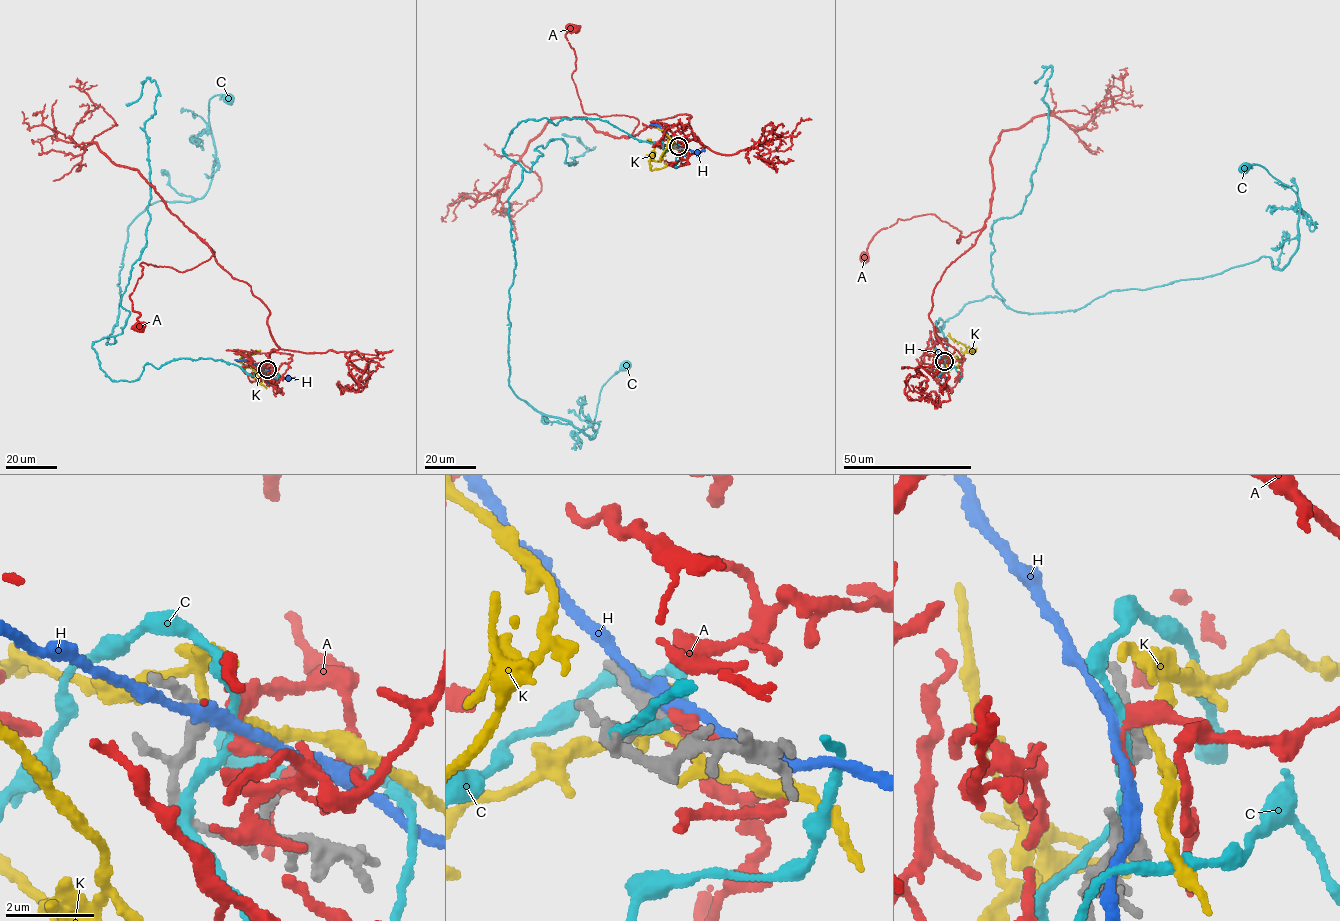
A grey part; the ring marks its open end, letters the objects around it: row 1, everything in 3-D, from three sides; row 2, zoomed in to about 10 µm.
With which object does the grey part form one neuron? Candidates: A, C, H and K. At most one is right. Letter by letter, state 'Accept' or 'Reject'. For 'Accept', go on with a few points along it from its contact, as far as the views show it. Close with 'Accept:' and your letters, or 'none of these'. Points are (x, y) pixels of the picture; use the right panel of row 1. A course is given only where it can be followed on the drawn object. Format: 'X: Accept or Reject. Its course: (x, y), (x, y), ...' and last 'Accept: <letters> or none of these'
A: Accept. Its course: (944, 360), (964, 358), (934, 332), (933, 289), (981, 230), (959, 243), (934, 215), (898, 219), (864, 256)
C: Reject
H: Reject
K: Reject
Accept: A

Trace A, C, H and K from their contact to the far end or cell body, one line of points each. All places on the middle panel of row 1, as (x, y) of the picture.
A: (677, 146), (675, 163), (693, 139), (691, 115), (633, 136), (633, 117), (585, 113), (571, 77), (571, 28)
C: (677, 146), (542, 118), (502, 150), (522, 168), (509, 386), (592, 439), (602, 387), (625, 366)
H: (677, 145), (665, 131), (649, 124)
K: (676, 147), (665, 152), (662, 159), (662, 152), (671, 139), (657, 128)

